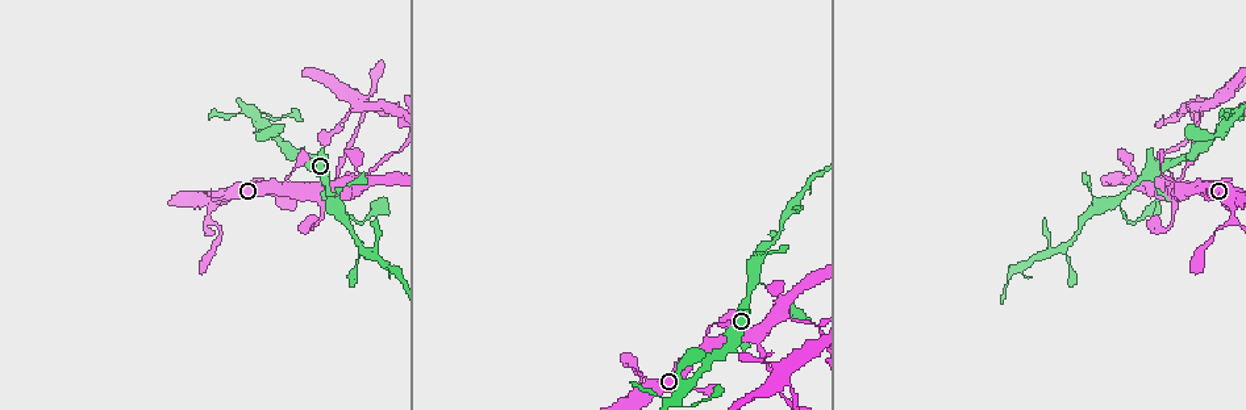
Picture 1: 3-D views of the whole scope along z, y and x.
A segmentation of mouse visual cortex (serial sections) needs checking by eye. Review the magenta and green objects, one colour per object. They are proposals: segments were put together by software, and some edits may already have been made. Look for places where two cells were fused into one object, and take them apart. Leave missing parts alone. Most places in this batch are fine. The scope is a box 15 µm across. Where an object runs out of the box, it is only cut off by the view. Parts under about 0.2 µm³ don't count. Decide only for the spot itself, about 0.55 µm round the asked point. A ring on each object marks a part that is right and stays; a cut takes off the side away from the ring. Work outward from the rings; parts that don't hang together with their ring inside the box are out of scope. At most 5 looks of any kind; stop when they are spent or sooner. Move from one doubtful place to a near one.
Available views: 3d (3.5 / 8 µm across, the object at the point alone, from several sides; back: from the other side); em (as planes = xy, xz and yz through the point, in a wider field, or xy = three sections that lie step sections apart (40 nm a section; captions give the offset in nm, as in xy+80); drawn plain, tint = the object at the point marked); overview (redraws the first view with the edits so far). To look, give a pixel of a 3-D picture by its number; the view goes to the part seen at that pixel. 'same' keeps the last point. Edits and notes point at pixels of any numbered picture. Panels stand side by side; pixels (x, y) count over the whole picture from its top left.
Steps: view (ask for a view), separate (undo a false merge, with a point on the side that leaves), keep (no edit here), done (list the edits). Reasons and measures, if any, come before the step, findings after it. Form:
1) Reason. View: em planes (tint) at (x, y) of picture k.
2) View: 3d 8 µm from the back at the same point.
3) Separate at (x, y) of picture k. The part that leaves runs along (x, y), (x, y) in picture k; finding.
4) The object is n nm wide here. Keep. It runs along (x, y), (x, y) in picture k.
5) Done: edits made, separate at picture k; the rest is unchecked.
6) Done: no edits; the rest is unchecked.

Sharp bend. View: 3d 3.5 µm at (640, 399) of picture 1.

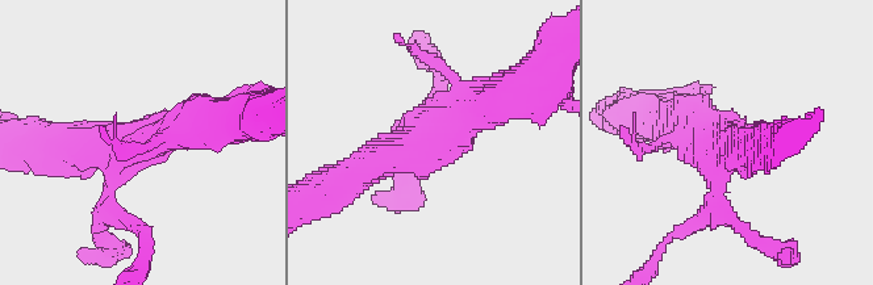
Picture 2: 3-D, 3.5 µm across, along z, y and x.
Need the tissue. View: em xy step 2 (tint) at (436, 131) of picture 2.

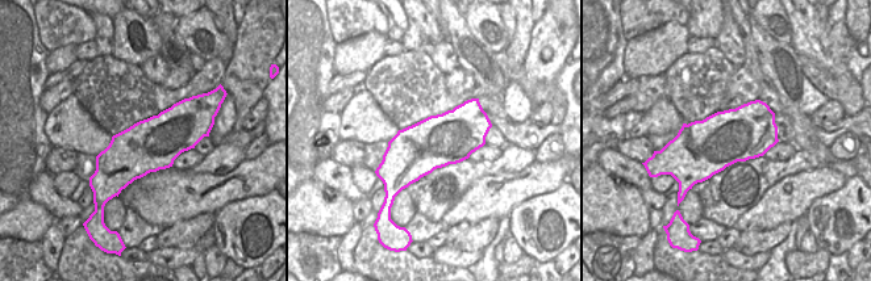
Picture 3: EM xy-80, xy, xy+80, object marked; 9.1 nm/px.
View: em planes (tint) at the same point.

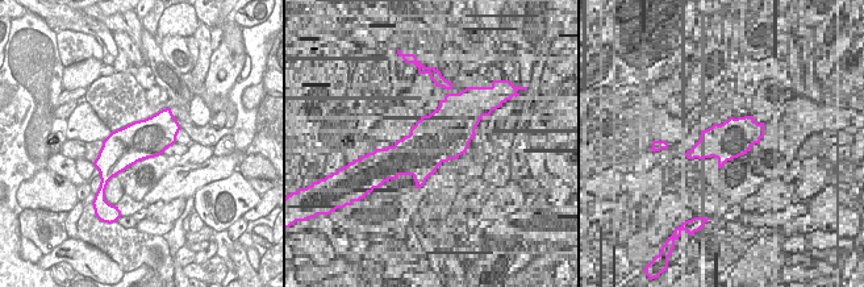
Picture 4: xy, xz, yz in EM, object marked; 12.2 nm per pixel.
Keep. It runs along (518, 84), (446, 131), (417, 118) in picture 2; continuous, no second cell.

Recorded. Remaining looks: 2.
Thick turns thin. View: 3d 3.5 µm at (1119, 199) of picture 1.

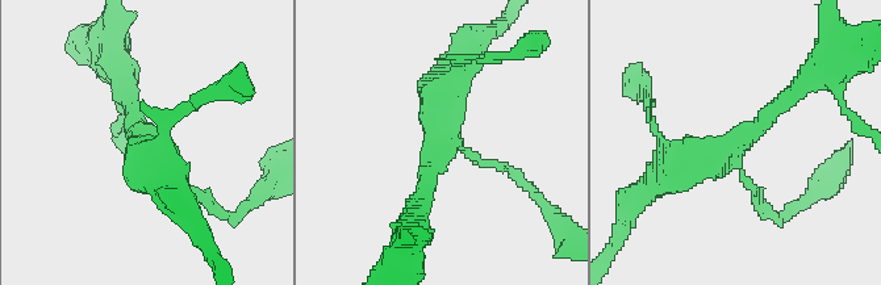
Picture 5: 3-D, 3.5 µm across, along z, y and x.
Shape alone is not enough. View: em planes (tint) at (441, 142) of picture 5.

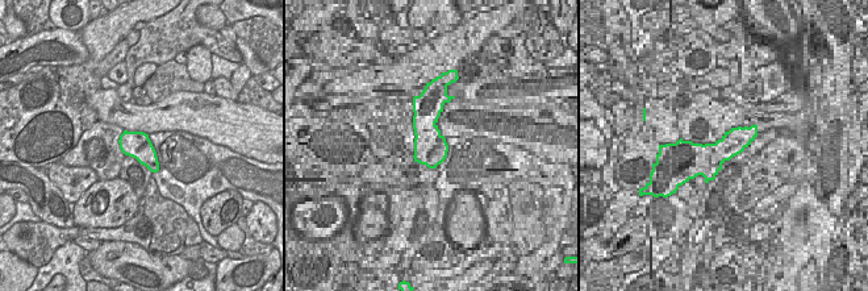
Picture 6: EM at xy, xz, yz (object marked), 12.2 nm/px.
Keep. One cell here.

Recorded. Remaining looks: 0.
Done: no edits; the rest is unchecked.

